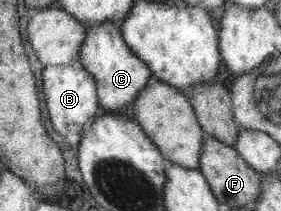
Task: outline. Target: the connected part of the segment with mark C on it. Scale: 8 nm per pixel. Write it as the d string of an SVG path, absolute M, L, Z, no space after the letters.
M106 21L91 28L86 28L86 39L82 51L79 51L79 61L91 77L98 83L99 105L107 113L134 103L135 96L147 87L149 79L153 78L150 68L126 44L122 37L121 23Z

